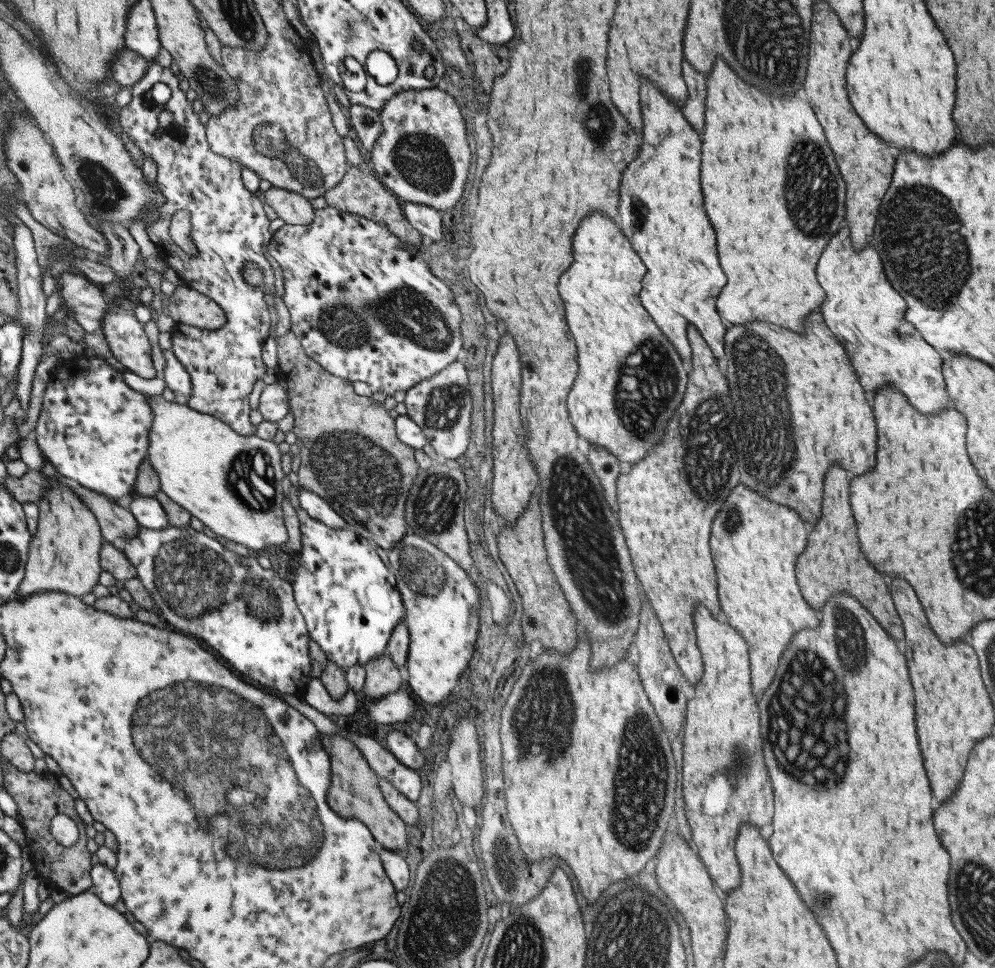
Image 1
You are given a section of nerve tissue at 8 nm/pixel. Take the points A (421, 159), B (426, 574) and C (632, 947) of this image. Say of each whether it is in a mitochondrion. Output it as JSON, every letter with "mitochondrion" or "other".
{"A":"mitochondrion","B":"mitochondrion","C":"mitochondrion"}

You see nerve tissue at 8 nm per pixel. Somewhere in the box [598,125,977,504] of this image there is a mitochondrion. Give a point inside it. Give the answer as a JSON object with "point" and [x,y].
{"point":[922,238]}

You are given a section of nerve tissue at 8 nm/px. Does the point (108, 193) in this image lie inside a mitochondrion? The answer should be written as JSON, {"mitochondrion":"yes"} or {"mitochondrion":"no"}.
{"mitochondrion":"yes"}

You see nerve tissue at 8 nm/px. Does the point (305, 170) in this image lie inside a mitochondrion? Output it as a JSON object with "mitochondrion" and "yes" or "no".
{"mitochondrion":"yes"}

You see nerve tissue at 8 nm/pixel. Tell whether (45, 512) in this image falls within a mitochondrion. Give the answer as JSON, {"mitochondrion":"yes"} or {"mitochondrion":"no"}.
{"mitochondrion":"no"}

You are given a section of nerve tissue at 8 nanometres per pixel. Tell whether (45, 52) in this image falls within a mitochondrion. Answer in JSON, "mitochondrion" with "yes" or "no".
{"mitochondrion":"no"}

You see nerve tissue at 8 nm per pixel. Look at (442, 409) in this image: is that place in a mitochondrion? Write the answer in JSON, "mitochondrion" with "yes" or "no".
{"mitochondrion":"yes"}

